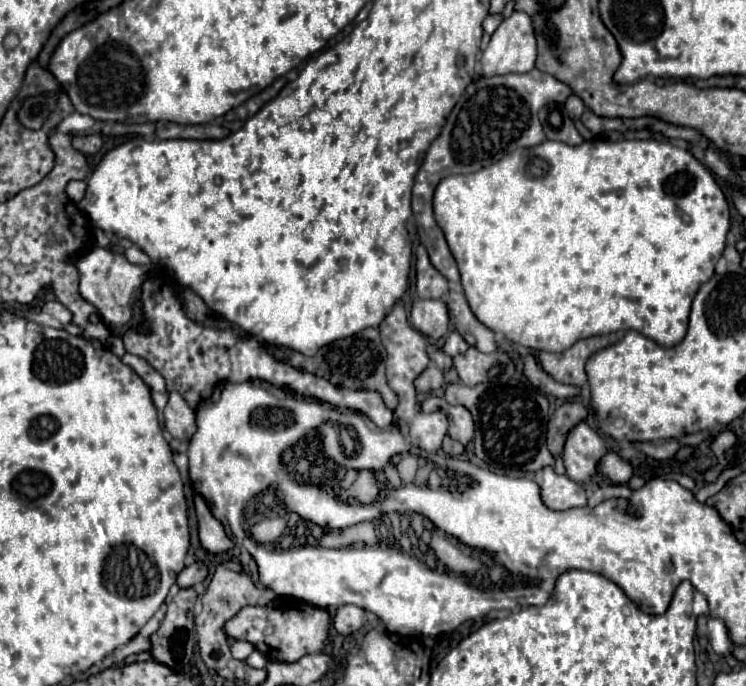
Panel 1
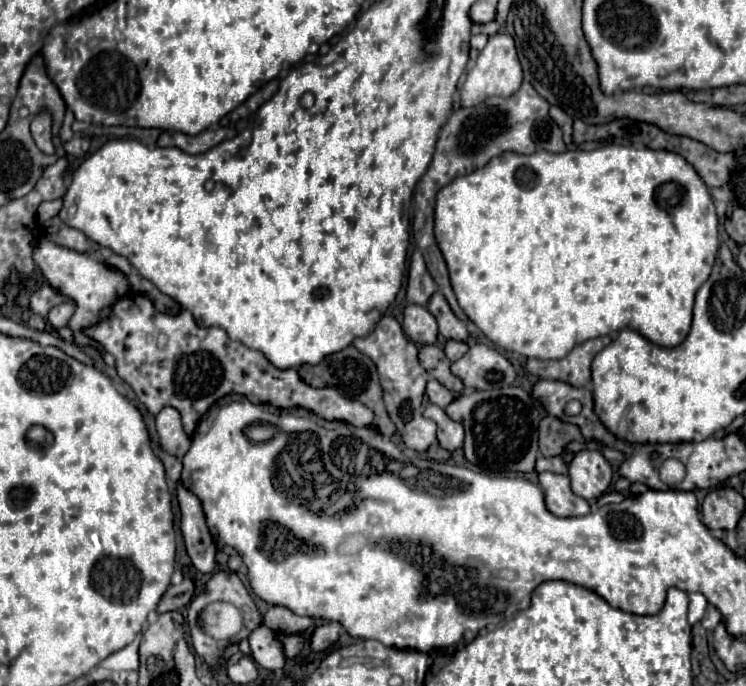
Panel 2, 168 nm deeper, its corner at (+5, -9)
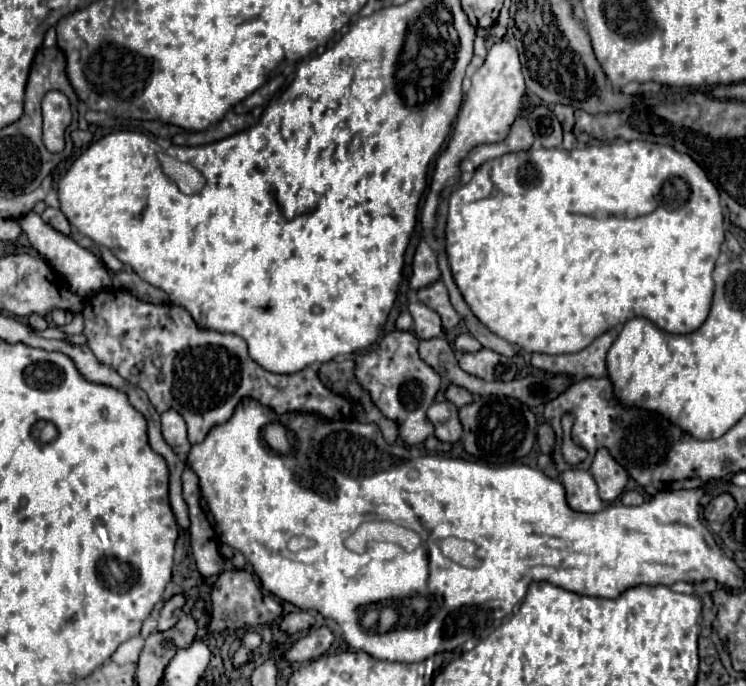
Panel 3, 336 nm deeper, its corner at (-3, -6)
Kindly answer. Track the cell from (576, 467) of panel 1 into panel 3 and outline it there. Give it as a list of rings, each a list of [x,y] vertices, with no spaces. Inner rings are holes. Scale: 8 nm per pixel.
[[[598,451],[590,469],[598,491],[600,499],[604,503],[612,503],[620,499],[626,483],[628,483],[628,473],[608,455],[608,451]]]

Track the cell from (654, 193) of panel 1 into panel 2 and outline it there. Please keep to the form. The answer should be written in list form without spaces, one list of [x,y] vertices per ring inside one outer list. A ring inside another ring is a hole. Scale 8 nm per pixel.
[[[610,143],[590,152],[576,150],[552,154],[548,150],[538,150],[530,156],[502,154],[500,158],[492,158],[492,162],[484,166],[484,170],[476,170],[468,176],[454,178],[448,186],[444,186],[436,196],[434,216],[436,242],[448,264],[452,288],[460,308],[484,332],[484,336],[498,344],[500,348],[542,360],[560,360],[576,344],[612,332],[620,332],[624,328],[642,334],[652,344],[658,344],[662,348],[678,346],[688,336],[690,330],[694,294],[708,280],[718,252],[716,210],[710,192],[702,178],[696,174],[696,170],[676,152],[638,148],[627,144]]]

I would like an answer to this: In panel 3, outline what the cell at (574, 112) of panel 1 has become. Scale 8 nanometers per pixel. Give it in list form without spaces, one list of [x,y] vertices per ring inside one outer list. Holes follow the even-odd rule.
[[[556,105],[554,107],[554,115],[556,115],[556,119],[560,119],[564,131],[572,131],[572,127],[574,127],[574,109],[572,107]]]

